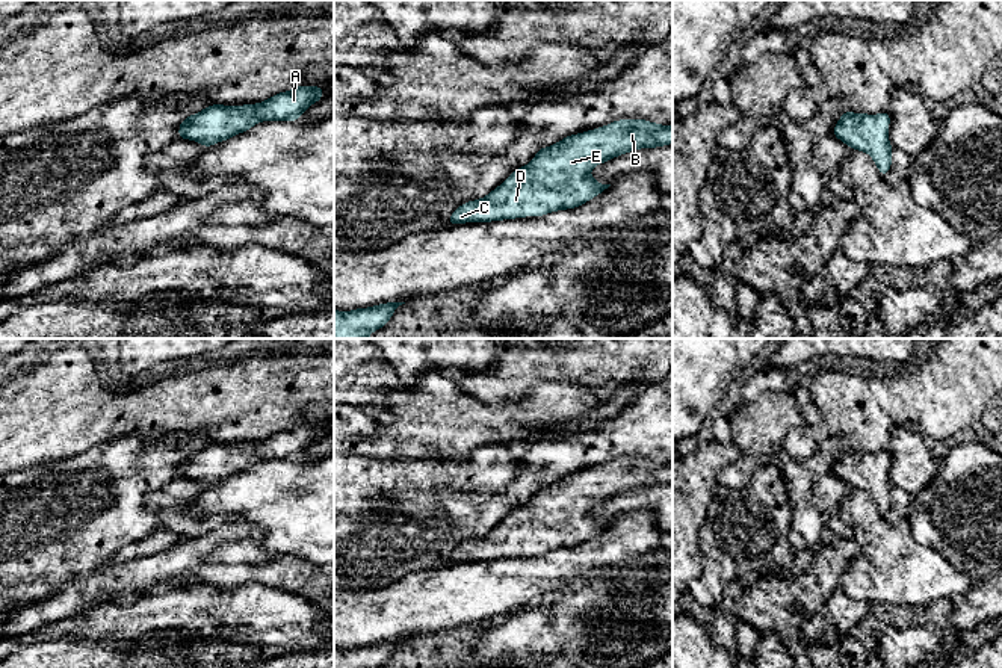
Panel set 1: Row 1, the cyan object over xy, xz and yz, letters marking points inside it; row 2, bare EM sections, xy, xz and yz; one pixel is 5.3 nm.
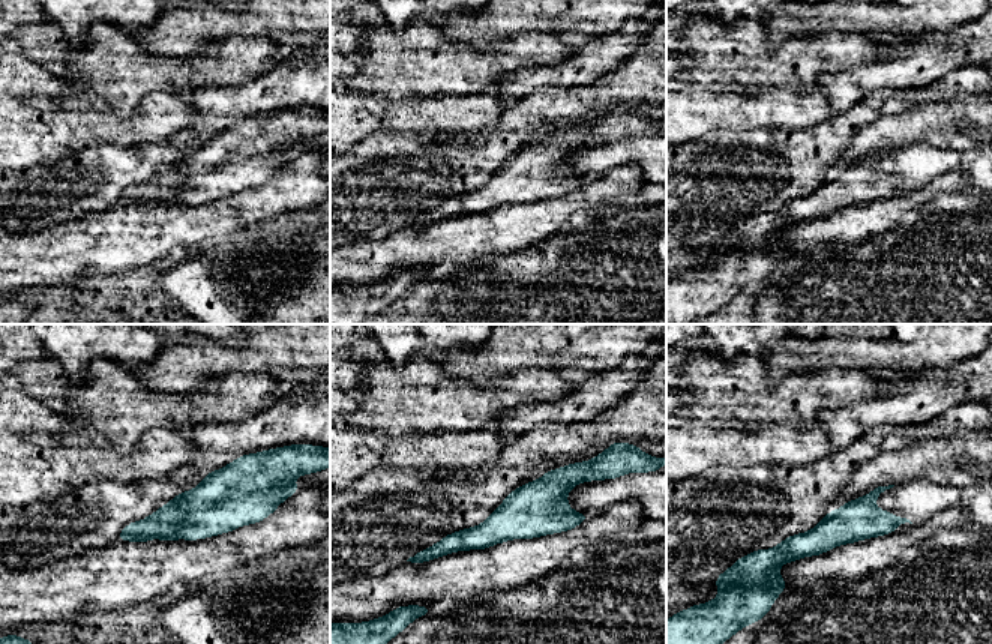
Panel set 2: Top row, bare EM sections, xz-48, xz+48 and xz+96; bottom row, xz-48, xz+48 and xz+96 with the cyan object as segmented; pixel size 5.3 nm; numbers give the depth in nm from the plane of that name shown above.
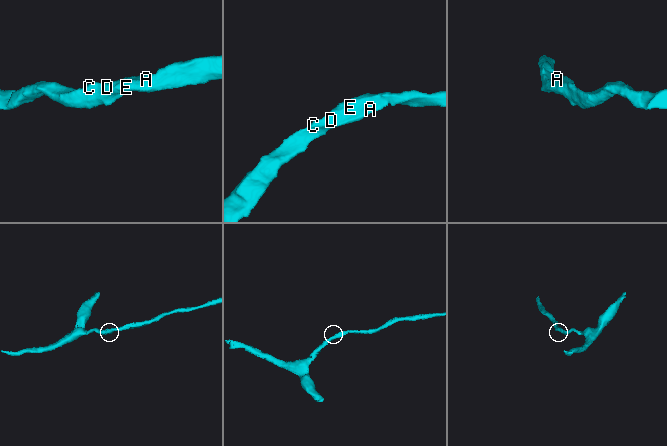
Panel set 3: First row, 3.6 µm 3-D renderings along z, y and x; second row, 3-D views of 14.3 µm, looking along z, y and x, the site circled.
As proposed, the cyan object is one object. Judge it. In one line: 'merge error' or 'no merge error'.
no merge error

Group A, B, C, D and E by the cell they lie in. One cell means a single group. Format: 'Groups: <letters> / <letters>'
Groups: A B C D E

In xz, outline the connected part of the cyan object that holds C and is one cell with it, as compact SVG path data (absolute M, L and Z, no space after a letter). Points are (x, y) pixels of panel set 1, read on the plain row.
M617 458L600 467L565 475L561 481L538 487L535 496L526 505L515 508L487 535L462 541L449 555L449 564L544 555L558 549L576 547L611 524L602 523L589 514L594 505L624 491L670 482L673 482L673 464L654 462L647 458Z

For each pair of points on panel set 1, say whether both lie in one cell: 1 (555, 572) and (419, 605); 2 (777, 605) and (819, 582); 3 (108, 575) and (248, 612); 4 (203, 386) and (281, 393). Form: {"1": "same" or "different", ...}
{"1": "same", "2": "same", "3": "different", "4": "same"}

